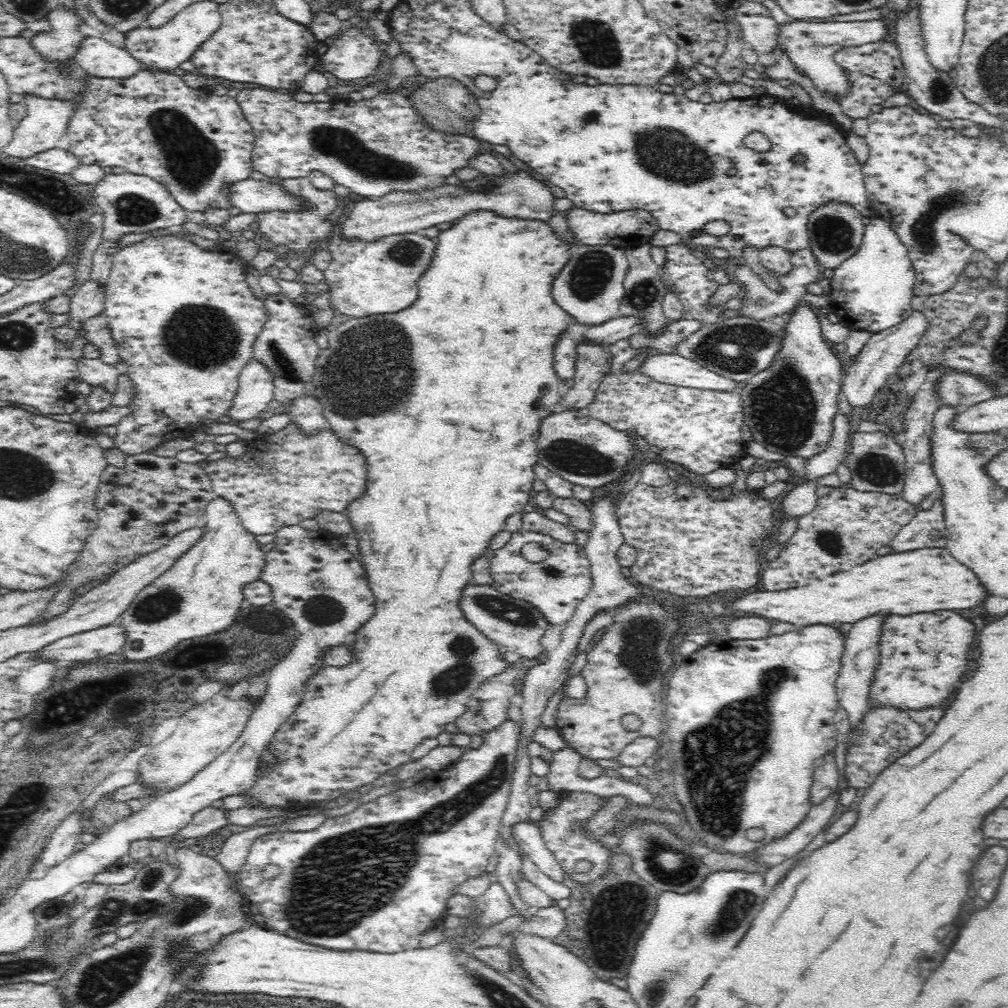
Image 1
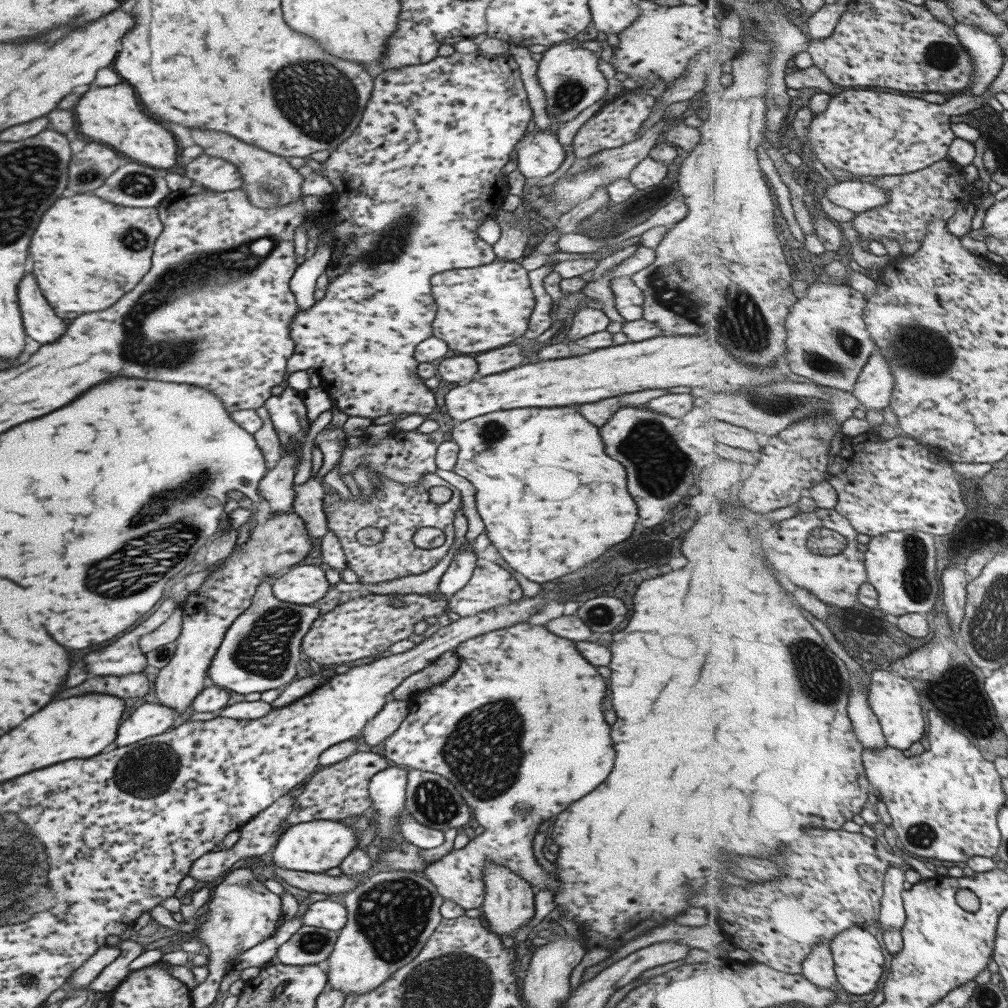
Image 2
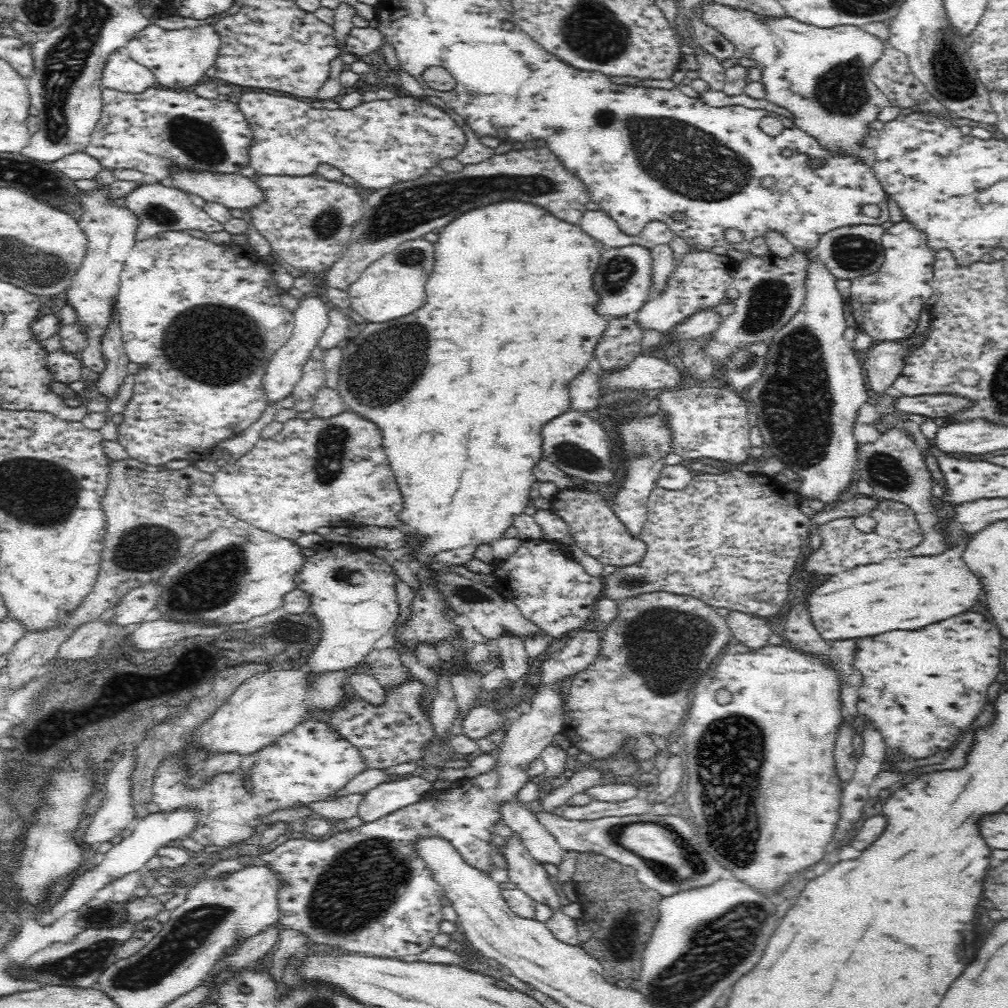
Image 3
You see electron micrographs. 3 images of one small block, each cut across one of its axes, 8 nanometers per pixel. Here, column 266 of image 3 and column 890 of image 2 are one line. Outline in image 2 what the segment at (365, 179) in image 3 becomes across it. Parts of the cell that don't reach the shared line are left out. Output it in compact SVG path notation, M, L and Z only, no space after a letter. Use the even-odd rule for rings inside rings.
M871 88L841 91L832 97L825 112L813 117L806 136L811 148L804 147L804 156L816 158L827 169L847 171L859 178L915 173L949 157L956 136L949 128L935 126L951 122L949 116L978 109L991 96L994 94L990 88L979 97L968 90L939 105L924 98L876 92ZM927 122L933 126L927 126Z

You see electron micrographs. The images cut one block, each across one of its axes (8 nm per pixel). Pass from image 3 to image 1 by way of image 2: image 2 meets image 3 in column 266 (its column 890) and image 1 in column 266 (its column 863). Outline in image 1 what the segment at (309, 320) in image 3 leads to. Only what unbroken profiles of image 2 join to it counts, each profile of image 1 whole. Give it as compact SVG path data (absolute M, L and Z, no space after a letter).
M254 359L246 362L244 368L240 370L238 374L238 388L236 388L236 394L234 398L230 400L230 408L228 408L228 418L232 420L238 420L238 422L244 422L259 417L259 413L266 411L268 408L266 404L274 399L274 375L258 363Z

